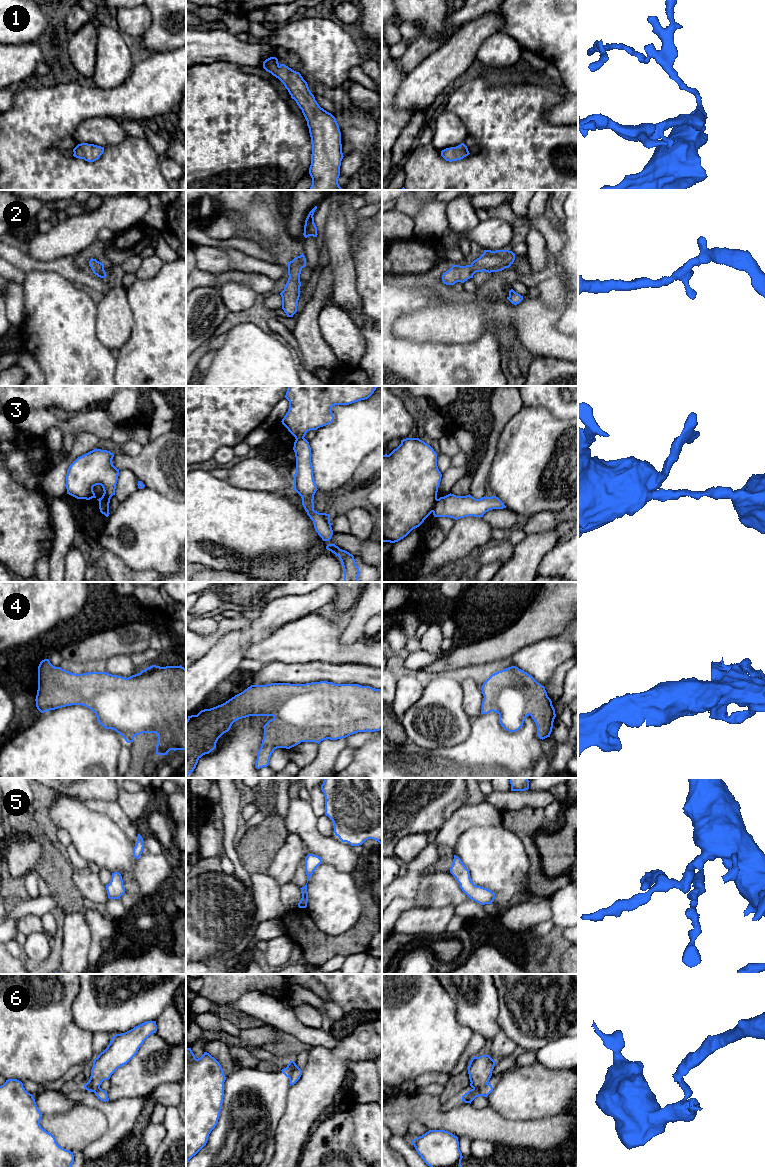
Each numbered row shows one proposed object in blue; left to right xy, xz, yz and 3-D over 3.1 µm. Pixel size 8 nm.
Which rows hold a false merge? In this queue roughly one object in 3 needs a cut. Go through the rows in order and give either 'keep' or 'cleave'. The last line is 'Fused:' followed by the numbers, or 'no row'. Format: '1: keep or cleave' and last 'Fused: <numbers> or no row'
1: keep
2: keep
3: cleave
4: keep
5: keep
6: cleave
Fused: 3, 6

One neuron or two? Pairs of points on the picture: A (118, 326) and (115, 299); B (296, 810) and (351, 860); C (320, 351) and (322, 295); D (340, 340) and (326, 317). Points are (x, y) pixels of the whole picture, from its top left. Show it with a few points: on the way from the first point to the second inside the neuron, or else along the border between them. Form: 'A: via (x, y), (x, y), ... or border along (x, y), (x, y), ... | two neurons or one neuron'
A: via (115, 319), (115, 306) | one neuron
B: via (304, 825), (326, 847), (336, 853) | one neuron
C: via (311, 337), (312, 309) | one neuron
D: via (340, 334), (332, 323) | one neuron

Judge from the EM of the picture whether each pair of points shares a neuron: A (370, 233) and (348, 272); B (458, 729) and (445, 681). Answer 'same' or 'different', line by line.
A: different
B: same

